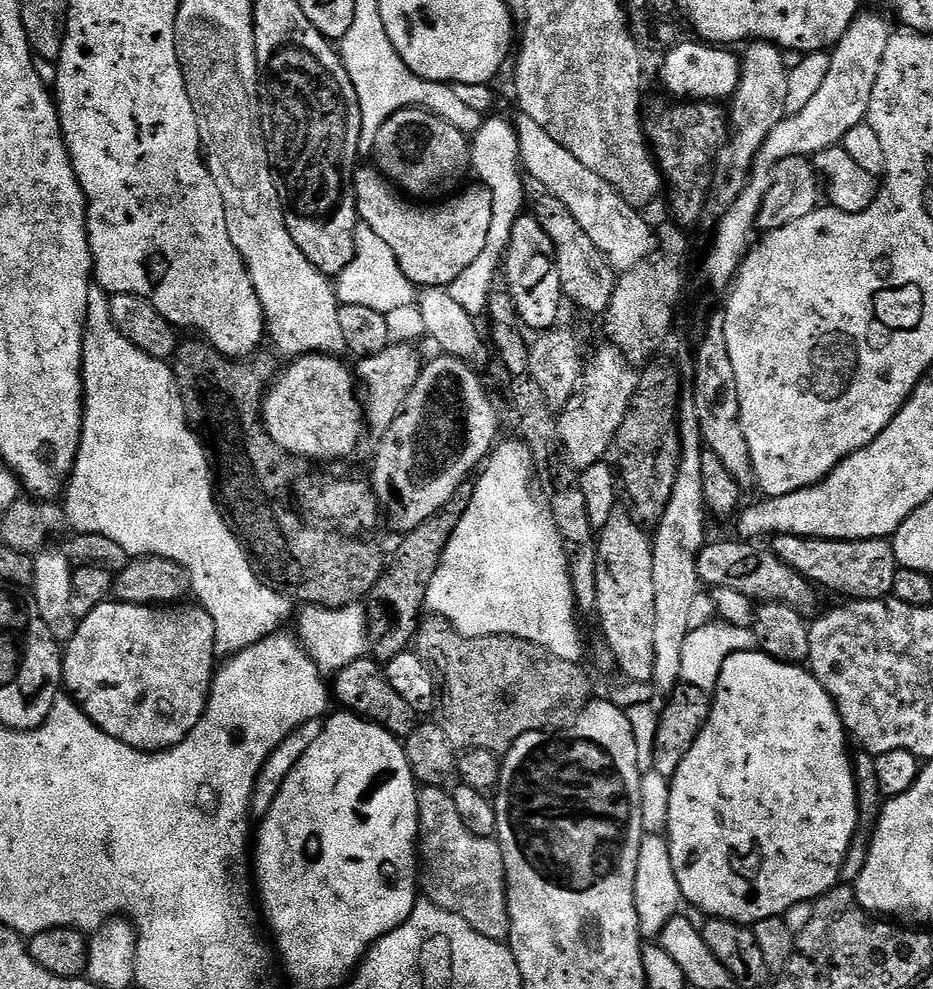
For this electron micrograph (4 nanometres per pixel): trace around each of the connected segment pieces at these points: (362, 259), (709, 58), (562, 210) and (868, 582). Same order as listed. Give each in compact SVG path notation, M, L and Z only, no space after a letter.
M363 222L356 226L356 253L354 258L335 277L334 287L336 298L340 304L353 304L354 306L370 306L370 310L388 313L398 306L413 306L418 300L418 289L402 274L398 262L394 258L394 250L370 230Z
M686 40L679 41L675 47L669 49L665 53L665 60L660 70L660 80L665 90L676 96L674 98L684 100L692 99L700 102L714 102L717 100L729 99L733 93L736 92L737 86L740 84L741 66L739 55L732 54L731 49L710 45L700 40L693 40L694 42L686 42Z
M537 191L537 196L530 200L530 212L546 230L546 234L552 243L552 251L558 266L558 278L564 291L564 296L572 304L577 304L584 312L596 312L602 314L610 306L610 298L614 294L617 273L608 265L608 259L590 242L586 235L586 230L574 222L574 214L558 202L558 198L553 192Z
M775 533L769 540L769 551L821 589L864 601L883 600L892 594L894 577L900 567L889 539L826 540Z

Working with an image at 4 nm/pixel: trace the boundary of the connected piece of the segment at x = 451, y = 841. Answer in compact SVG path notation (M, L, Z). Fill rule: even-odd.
M421 787L418 792L418 888L426 895L427 903L462 918L478 934L491 940L507 941L511 932L508 917L508 873L504 871L504 859L495 839L480 837L466 828L451 795L442 788Z

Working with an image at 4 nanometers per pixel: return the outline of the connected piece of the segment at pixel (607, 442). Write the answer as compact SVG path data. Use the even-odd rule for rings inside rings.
M611 346L603 347L590 356L584 374L580 377L580 385L574 390L570 402L566 402L566 406L558 412L560 446L564 450L564 459L577 473L585 472L590 466L601 463L607 457L604 455L613 451L618 426L622 426L622 418L628 412L632 396L636 392L637 369L625 360L618 349Z

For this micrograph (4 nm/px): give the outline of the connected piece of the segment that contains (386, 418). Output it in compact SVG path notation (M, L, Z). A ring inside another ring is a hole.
M392 342L386 350L373 356L363 357L360 365L355 365L354 372L362 385L362 403L364 406L364 419L366 428L373 437L379 438L398 418L410 390L414 390L414 382L418 382L422 359L415 352L413 345L408 342Z

